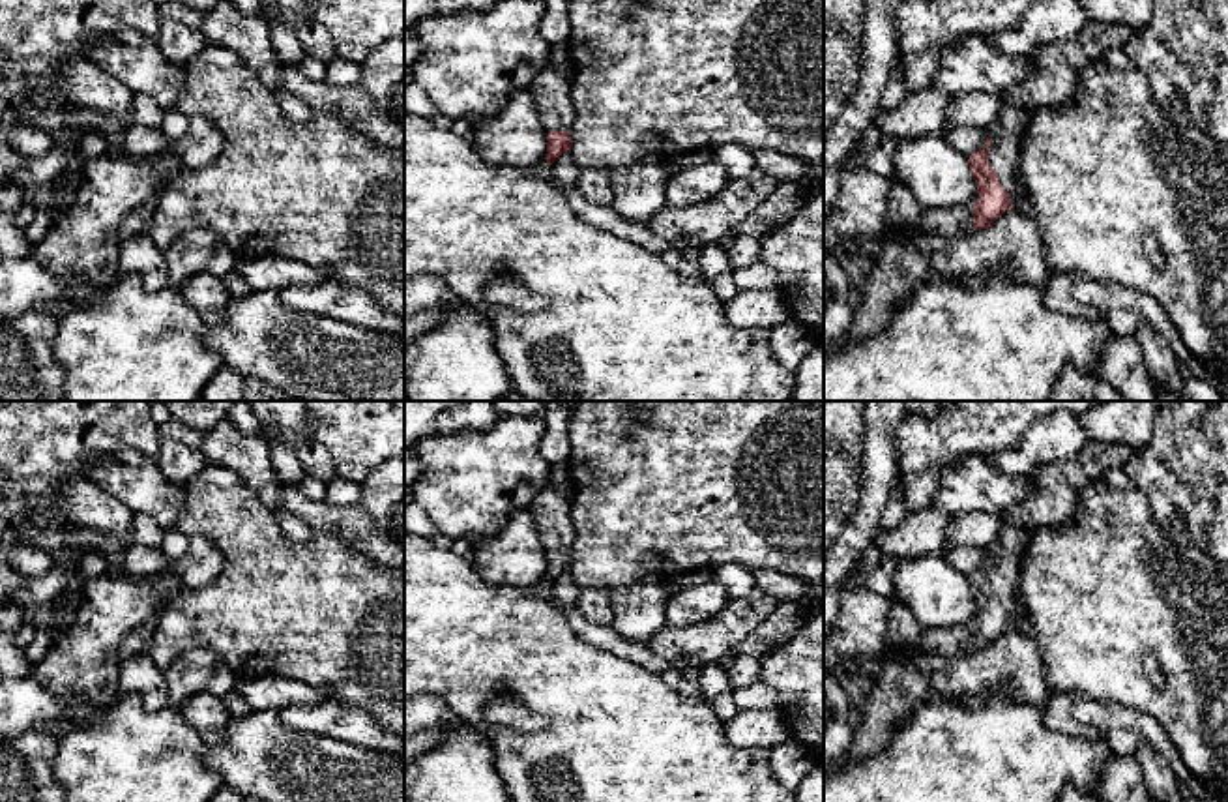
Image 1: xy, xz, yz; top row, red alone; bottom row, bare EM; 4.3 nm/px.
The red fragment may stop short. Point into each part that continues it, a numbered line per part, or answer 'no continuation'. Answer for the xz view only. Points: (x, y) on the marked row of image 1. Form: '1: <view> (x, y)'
1: xz (551, 90)

